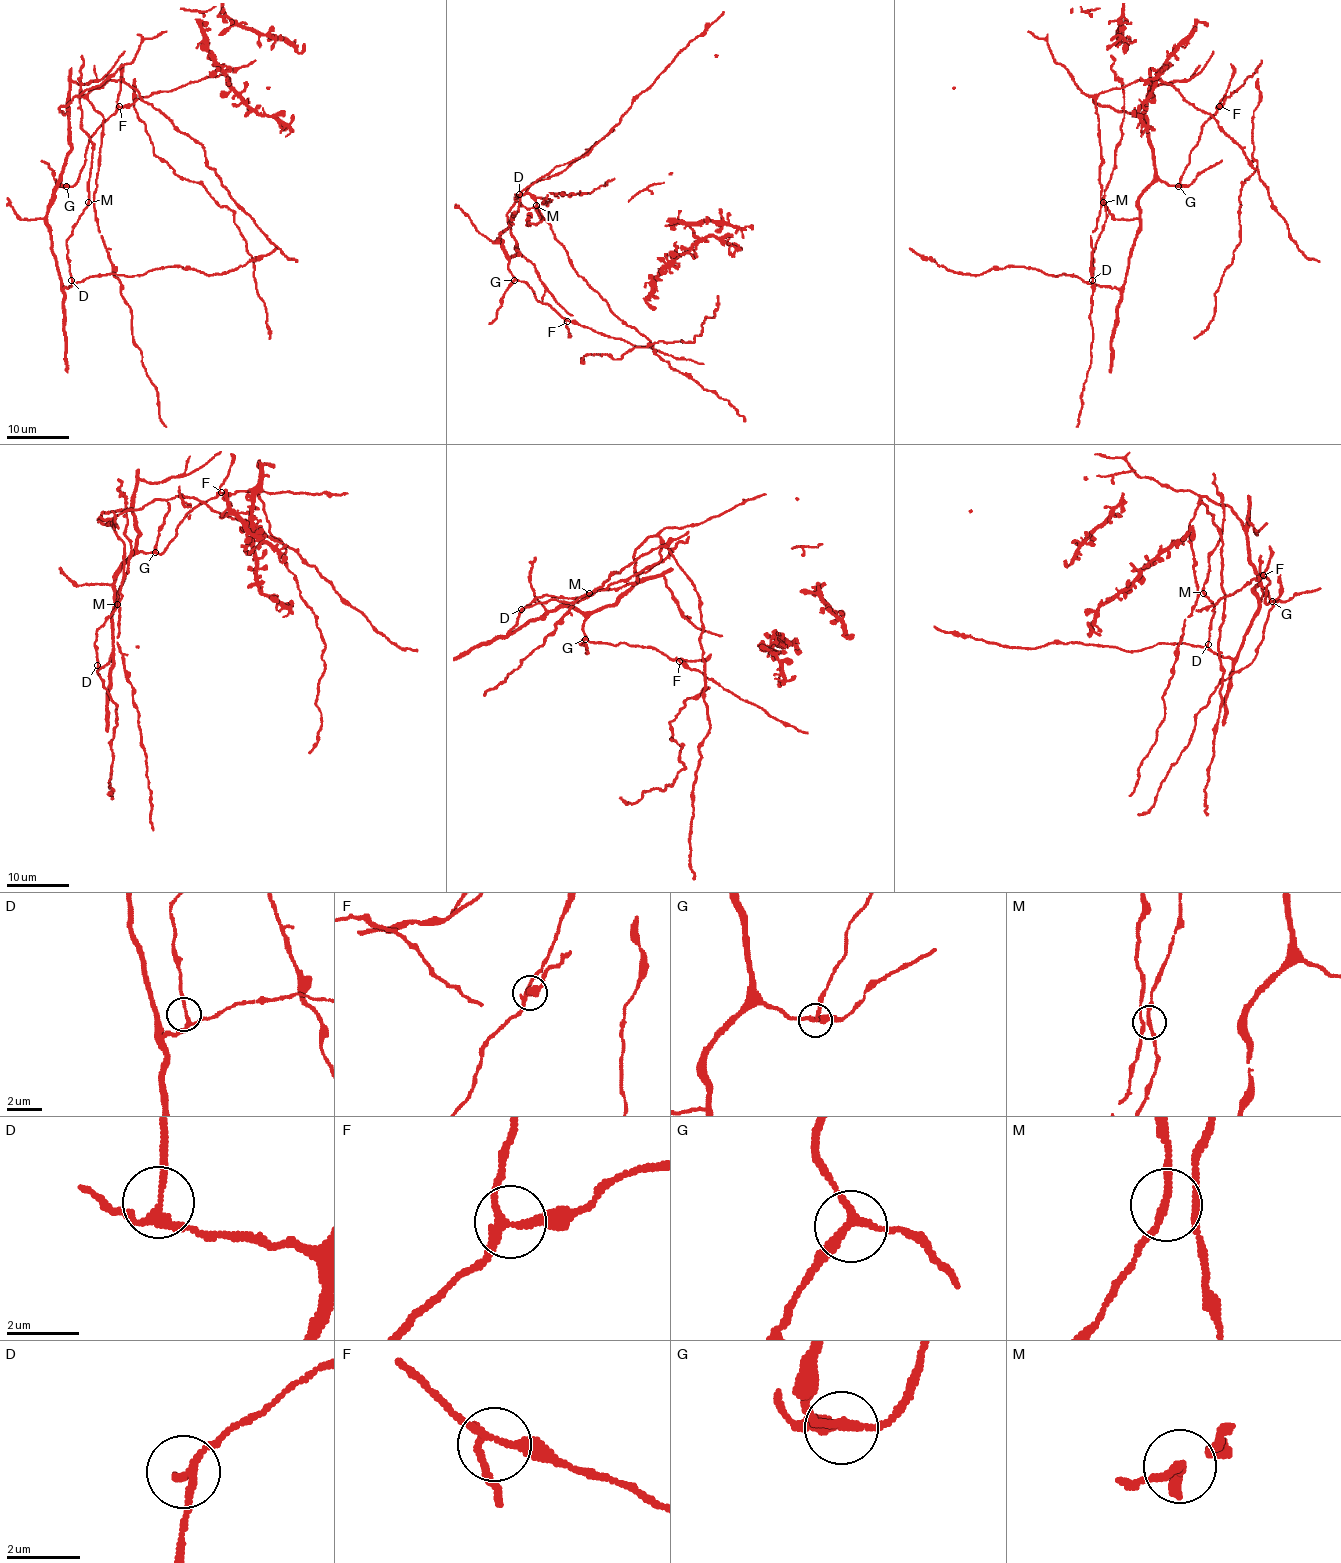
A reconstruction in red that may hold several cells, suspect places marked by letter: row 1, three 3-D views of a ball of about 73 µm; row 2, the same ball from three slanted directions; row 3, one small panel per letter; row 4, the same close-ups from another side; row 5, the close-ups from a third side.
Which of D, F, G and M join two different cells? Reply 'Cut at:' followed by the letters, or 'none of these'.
Cut at: none of these

